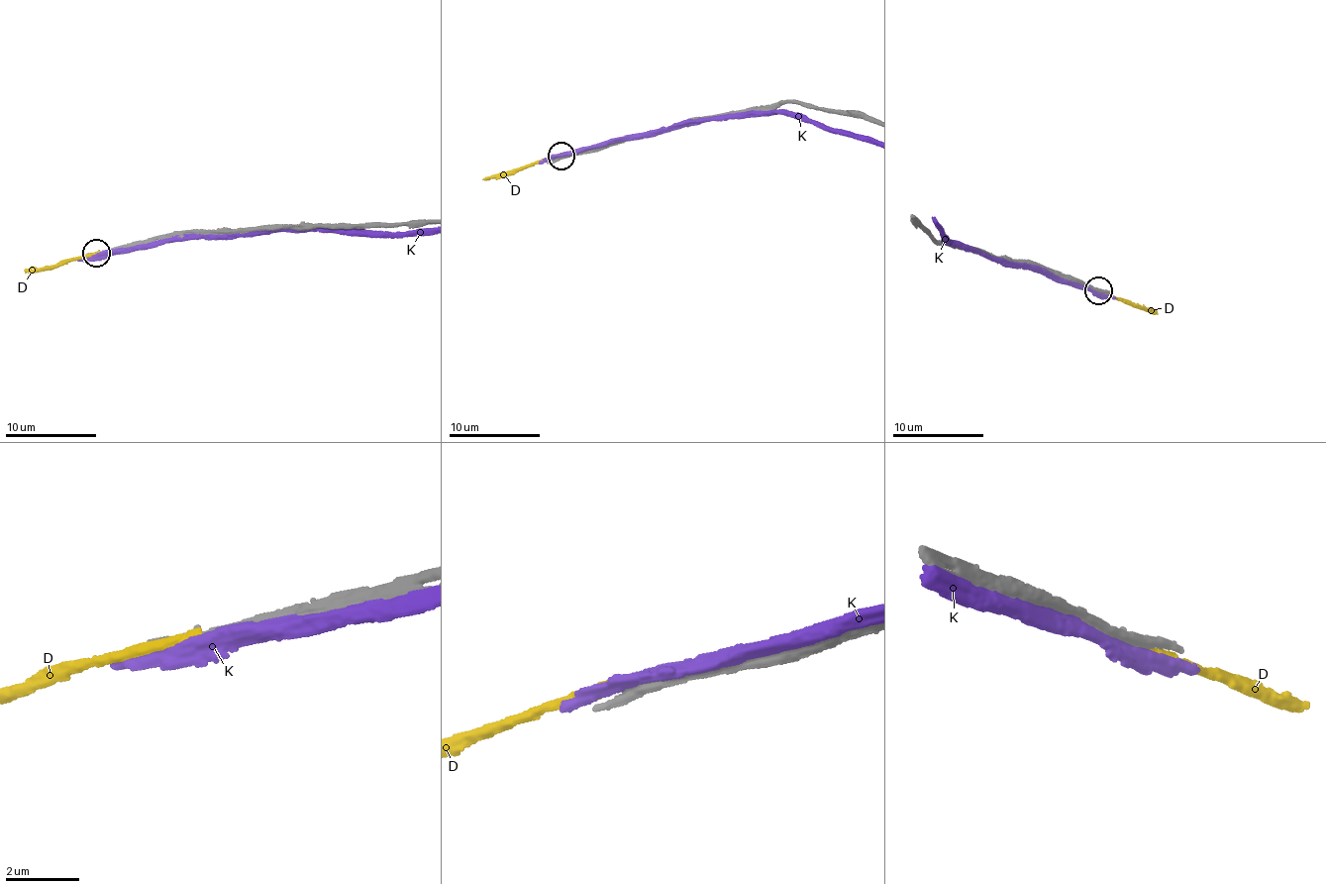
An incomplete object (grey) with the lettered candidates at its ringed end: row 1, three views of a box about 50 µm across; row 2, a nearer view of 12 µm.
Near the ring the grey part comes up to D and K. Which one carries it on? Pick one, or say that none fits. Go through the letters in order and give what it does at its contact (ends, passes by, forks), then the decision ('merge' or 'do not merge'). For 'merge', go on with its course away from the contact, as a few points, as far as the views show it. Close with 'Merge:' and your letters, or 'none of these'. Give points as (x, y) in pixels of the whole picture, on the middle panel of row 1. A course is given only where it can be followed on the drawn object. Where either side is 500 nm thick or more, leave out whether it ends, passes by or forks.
D: it ends | merge
K: it passes by | do not merge
Merge: D

